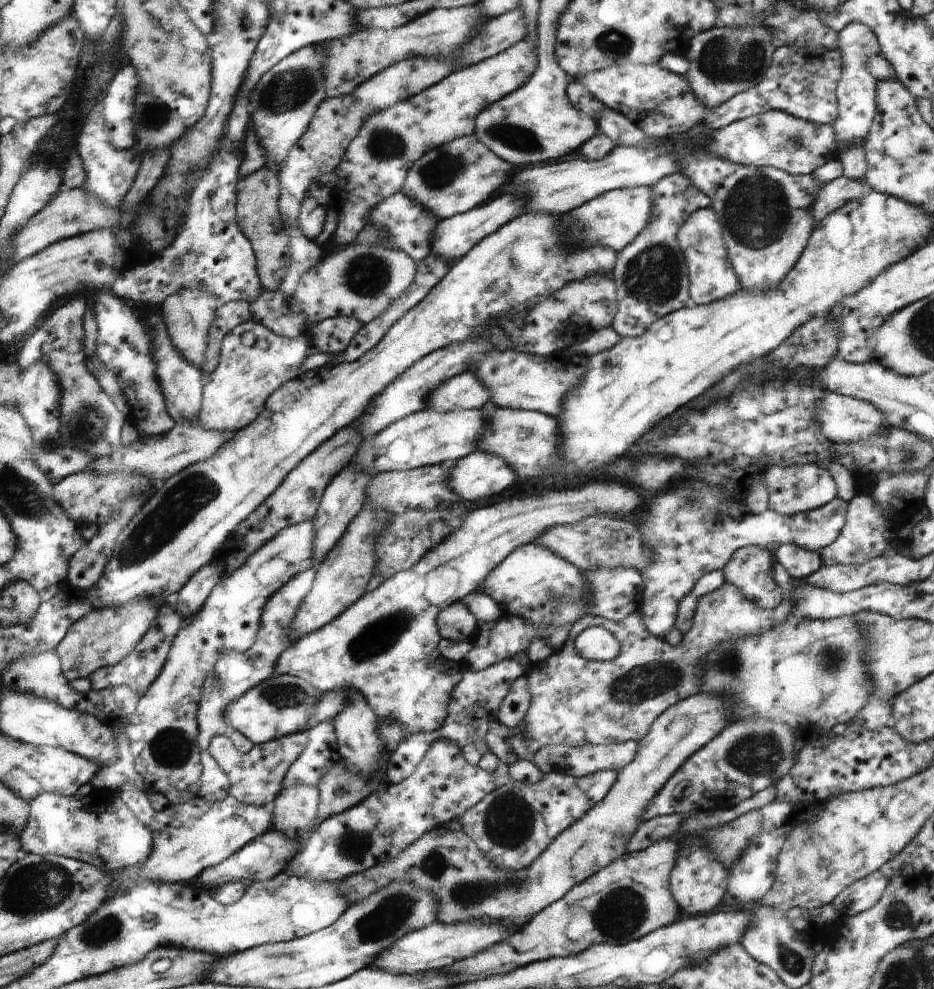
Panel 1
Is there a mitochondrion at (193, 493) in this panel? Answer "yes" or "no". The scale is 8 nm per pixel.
yes

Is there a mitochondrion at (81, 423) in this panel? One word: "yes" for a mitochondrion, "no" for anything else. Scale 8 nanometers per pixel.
yes

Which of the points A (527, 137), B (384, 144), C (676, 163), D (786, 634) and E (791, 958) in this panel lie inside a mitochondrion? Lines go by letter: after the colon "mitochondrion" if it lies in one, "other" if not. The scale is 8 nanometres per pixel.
A: mitochondrion
B: mitochondrion
C: other
D: other
E: mitochondrion

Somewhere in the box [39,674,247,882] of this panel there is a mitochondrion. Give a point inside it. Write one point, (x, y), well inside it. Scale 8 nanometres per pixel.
(171, 747)

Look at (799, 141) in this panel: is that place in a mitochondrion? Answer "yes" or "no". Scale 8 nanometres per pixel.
yes

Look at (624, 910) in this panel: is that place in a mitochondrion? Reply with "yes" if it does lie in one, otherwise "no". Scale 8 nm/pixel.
yes

